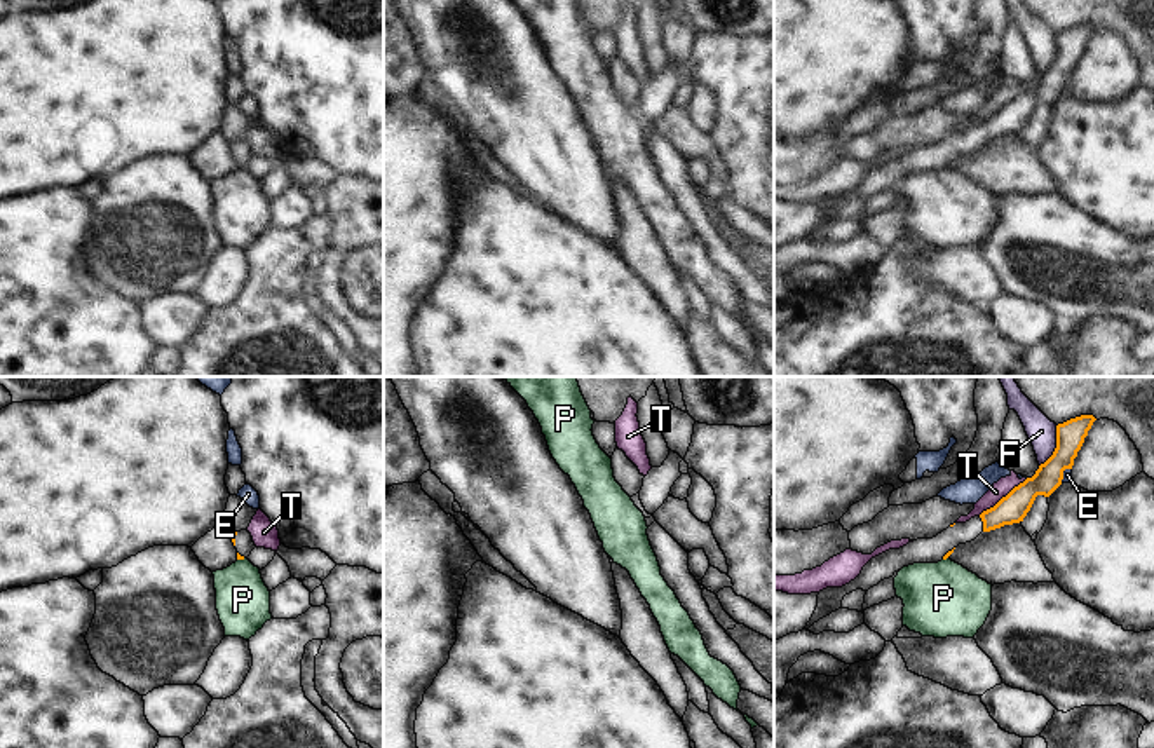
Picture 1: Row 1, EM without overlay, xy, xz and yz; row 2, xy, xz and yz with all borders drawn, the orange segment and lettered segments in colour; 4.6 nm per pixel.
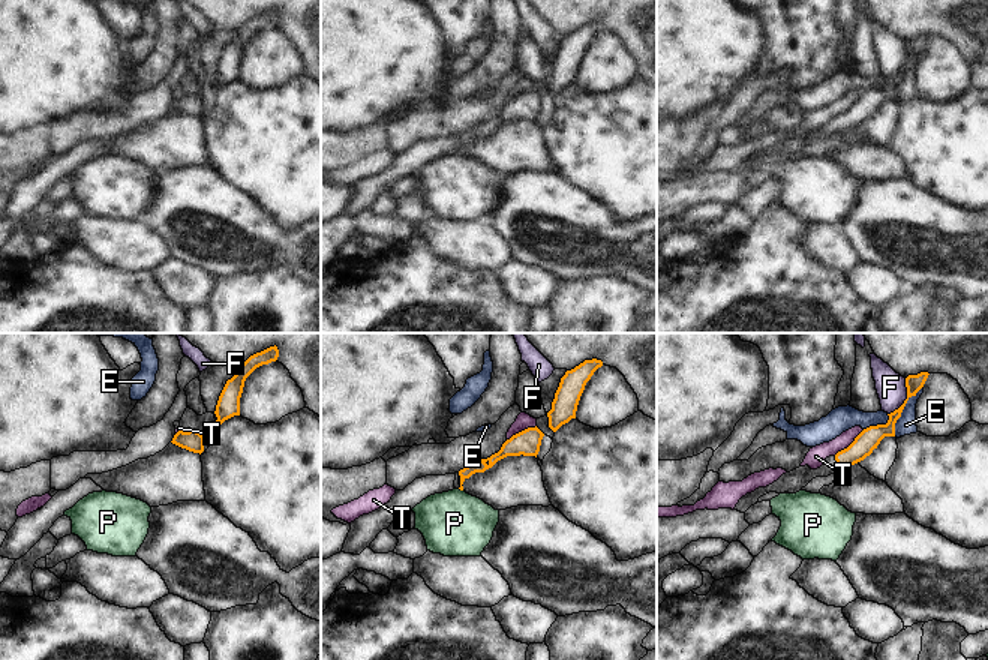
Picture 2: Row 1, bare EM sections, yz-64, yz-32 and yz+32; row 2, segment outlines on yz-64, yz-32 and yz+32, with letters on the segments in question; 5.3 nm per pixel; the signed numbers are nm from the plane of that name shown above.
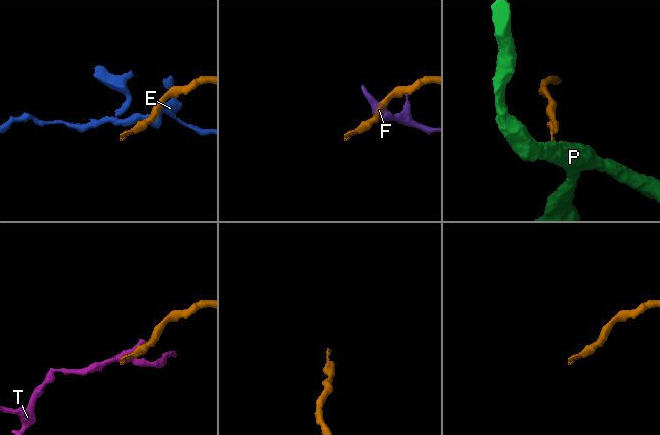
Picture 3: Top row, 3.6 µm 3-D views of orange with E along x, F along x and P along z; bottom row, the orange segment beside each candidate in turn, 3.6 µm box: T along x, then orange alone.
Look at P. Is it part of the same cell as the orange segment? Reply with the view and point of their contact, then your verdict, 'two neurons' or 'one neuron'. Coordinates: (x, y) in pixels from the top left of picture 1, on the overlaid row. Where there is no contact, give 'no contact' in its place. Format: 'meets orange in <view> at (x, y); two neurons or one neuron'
meets orange in xy at (241, 558); two neurons

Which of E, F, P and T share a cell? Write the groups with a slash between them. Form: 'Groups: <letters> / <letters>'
Groups: E / F / P / T

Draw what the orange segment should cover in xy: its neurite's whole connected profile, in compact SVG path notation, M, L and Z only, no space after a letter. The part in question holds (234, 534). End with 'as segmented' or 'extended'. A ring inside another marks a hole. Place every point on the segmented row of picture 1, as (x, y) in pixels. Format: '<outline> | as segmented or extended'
M248 530L232 532L232 542L237 549L237 560L244 560L256 547Z | extended

